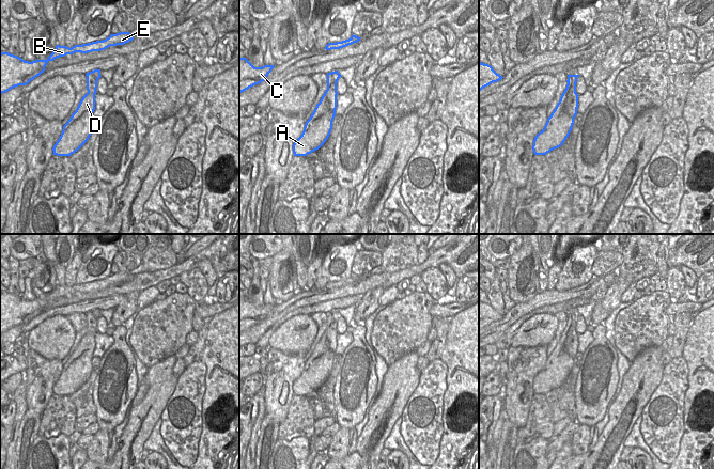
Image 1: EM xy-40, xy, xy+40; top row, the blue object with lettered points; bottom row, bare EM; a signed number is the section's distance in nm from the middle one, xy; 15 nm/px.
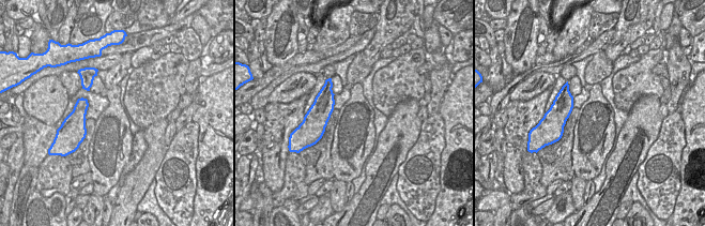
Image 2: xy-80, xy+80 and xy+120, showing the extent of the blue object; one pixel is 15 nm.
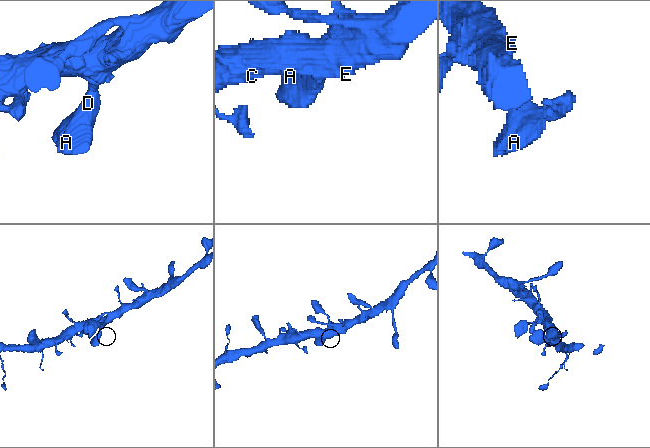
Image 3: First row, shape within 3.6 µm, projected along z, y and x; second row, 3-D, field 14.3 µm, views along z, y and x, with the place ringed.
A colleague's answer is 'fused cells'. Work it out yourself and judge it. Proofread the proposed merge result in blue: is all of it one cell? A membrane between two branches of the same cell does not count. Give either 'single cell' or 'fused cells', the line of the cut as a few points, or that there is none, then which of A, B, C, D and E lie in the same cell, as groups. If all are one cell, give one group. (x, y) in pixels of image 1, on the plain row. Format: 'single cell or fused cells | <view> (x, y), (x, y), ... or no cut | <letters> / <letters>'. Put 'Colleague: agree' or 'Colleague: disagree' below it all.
single cell | no cut | A B C D E
Colleague: disagree

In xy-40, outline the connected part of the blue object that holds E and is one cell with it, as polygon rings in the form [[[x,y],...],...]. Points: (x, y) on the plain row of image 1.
[[[129,271],[111,273],[103,280],[96,280],[72,287],[57,284],[56,288],[46,299],[25,300],[9,292],[0,293],[0,334],[18,325],[26,325],[45,310],[49,300],[75,292],[88,293],[105,290],[110,285],[124,284],[134,279]]]

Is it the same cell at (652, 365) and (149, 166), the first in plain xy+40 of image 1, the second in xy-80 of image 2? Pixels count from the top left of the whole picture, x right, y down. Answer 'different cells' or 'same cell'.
same cell

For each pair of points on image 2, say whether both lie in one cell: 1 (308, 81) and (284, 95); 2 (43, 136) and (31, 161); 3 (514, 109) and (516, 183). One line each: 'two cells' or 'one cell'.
1: one cell
2: one cell
3: one cell

